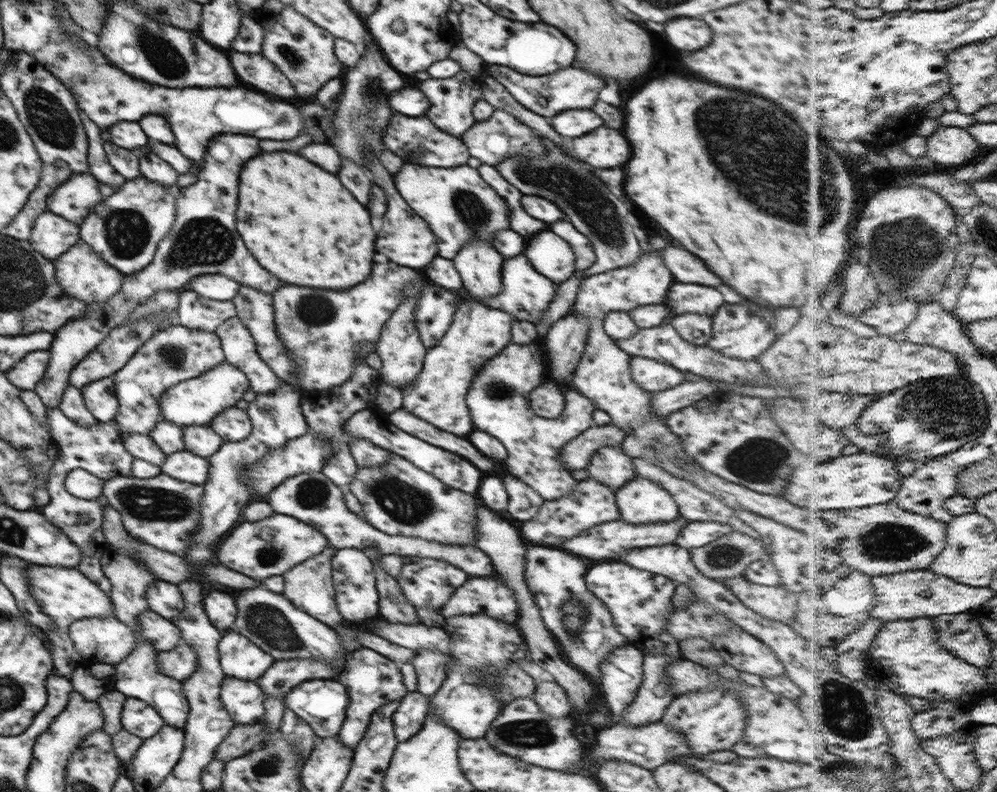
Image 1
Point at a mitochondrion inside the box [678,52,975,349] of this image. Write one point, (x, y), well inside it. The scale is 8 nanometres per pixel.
(749, 142)

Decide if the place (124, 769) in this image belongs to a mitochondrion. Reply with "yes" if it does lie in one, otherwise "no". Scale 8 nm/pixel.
no

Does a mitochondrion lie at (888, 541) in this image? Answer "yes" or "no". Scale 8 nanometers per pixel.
yes

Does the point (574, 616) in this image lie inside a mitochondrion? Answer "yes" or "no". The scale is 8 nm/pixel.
yes

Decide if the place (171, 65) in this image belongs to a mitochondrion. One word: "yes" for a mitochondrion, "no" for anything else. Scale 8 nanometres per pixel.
yes

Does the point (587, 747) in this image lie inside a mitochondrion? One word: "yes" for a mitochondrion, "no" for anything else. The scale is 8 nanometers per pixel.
no

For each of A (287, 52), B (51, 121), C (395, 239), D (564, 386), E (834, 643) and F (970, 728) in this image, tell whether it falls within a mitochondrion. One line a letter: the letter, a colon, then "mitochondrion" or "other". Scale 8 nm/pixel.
A: mitochondrion
B: mitochondrion
C: other
D: other
E: other
F: other

